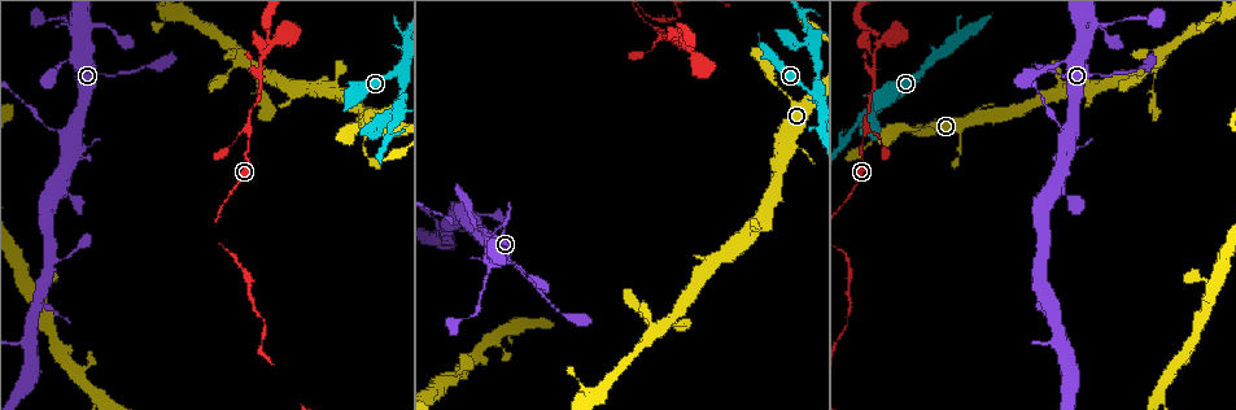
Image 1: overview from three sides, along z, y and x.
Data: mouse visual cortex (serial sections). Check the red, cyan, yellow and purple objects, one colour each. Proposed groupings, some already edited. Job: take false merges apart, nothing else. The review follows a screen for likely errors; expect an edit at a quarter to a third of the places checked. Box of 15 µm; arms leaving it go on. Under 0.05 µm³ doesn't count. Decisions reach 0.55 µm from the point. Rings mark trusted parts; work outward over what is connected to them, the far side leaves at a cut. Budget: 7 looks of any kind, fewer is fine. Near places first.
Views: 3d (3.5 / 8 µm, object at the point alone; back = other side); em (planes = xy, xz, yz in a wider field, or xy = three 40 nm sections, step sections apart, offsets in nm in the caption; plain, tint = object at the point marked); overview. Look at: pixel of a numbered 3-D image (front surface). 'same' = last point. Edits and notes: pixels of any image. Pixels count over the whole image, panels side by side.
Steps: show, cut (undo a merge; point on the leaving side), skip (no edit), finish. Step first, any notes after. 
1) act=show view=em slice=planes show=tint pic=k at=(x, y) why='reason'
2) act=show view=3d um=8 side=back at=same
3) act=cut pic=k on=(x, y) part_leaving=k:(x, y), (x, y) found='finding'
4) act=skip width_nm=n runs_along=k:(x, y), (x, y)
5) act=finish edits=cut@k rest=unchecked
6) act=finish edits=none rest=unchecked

act=show view=3d um=3.5 side=back pic=1 at=(42, 119) why='calibre changes'

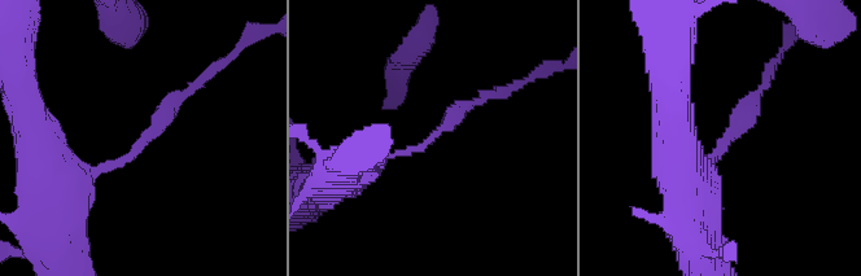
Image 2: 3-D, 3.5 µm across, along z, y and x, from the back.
act=show view=em slice=xy step=1 show=tint pic=2 at=(724, 137) arm_widths_nm=100,150 why='need the tissue'

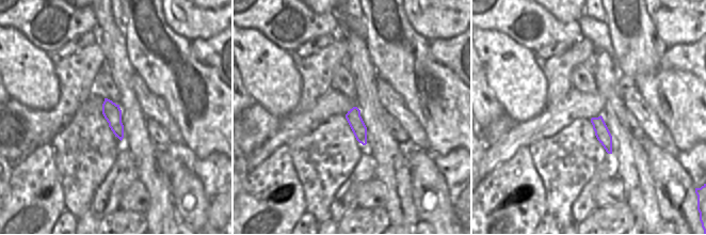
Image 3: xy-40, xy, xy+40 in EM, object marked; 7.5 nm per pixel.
act=skip width_nm=110 runs_along=2:(75, 178), (123, 161), (202, 78) found='continuous, no second cell'

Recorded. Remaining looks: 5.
act=show view=3d um=3.5 side=back pic=1 at=(664, 33) why='side arm on a straight run'

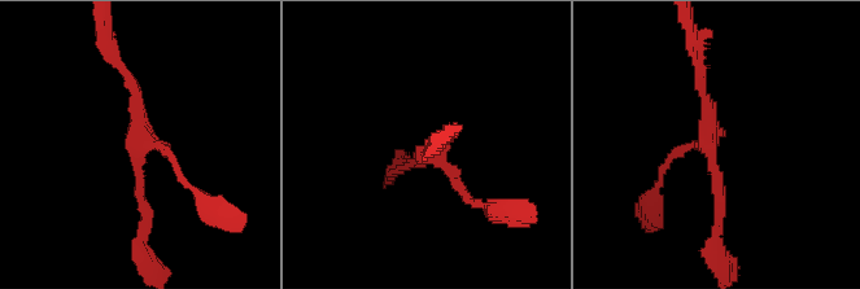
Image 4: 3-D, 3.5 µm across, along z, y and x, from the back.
act=show view=em slice=xy step=1 show=tint pic=4 at=(137, 144) arms=3 arm_widths_nm=100,150,150

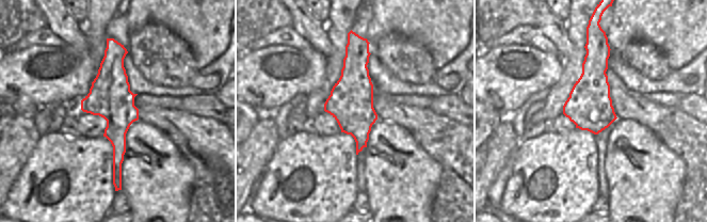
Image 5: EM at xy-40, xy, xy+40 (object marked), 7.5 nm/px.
act=skip width_nm=340 runs_along=4:(145, 231), (138, 95), (122, 64) found='one cell here'

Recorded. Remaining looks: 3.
act=show view=3d um=3.5 pic=1 at=(878, 47) why='four or more arms meet'

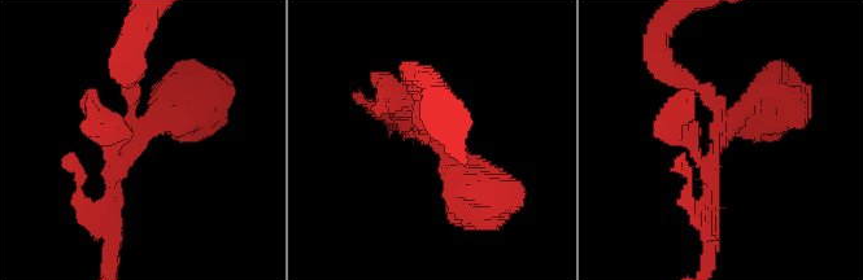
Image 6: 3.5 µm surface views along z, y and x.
act=show view=em slice=xy step=1 show=tint pic=6 at=(132, 144) arms=4 arm_widths_nm=100,150,250,350

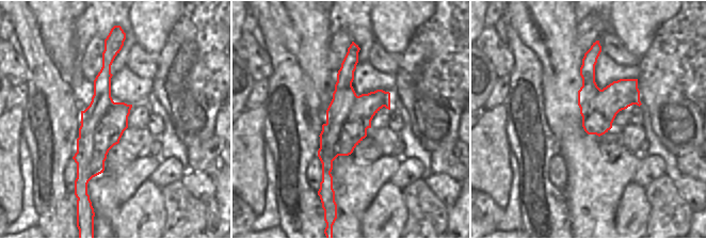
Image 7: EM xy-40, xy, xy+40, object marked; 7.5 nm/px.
act=cut pic=6 on=(116, 118) found='two cells meet here'

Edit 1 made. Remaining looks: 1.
act=finish edits=cut@6 rest=unchecked

